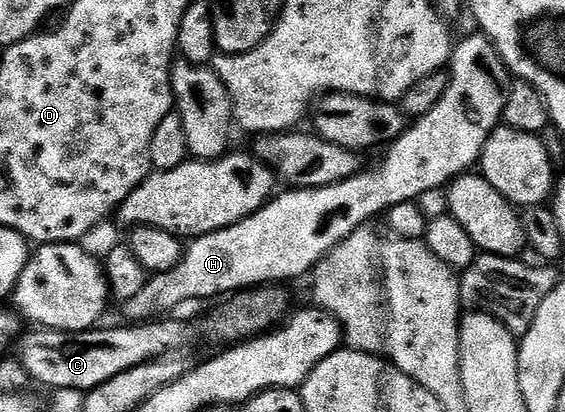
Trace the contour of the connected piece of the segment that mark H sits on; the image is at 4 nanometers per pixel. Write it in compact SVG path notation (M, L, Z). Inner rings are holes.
M466 37L462 41L461 48L456 47L452 51L452 57L449 64L450 70L453 68L451 72L451 80L447 88L444 90L441 98L436 102L435 105L432 106L431 110L428 112L427 115L421 117L416 122L416 124L414 121L414 123L408 125L406 132L404 132L402 136L398 138L398 140L390 143L386 147L386 150L384 151L384 153L386 153L385 159L377 163L375 166L371 168L370 166L366 167L365 169L359 171L352 177L349 177L341 182L335 182L331 186L288 189L291 191L283 195L282 193L280 193L279 195L276 195L275 197L271 198L268 204L261 207L261 209L252 212L252 214L248 216L248 218L241 219L239 223L235 223L231 227L221 228L219 231L215 231L212 234L202 235L200 236L200 238L194 239L194 241L192 241L190 245L188 245L186 249L184 249L183 259L179 261L179 263L177 264L177 268L173 268L167 274L156 274L154 276L148 277L141 290L137 292L137 294L133 296L132 299L129 299L125 302L125 308L127 308L127 314L129 317L131 317L131 320L151 320L154 319L156 316L166 315L163 314L166 312L166 310L171 310L174 308L174 306L181 305L182 302L191 302L194 300L194 298L216 297L215 299L218 299L220 296L230 296L234 294L236 290L246 290L248 288L254 288L260 285L268 285L269 283L277 284L285 280L297 278L305 273L307 273L308 275L314 269L315 265L325 257L325 255L331 254L332 251L334 251L336 247L341 245L341 243L343 243L345 239L348 239L353 232L362 229L368 223L366 222L367 220L381 213L381 215L384 215L385 213L388 213L393 207L401 205L402 203L416 201L417 199L420 199L419 196L429 193L430 190L435 190L443 185L443 187L446 187L456 178L462 177L463 174L468 173L474 167L472 165L474 163L476 165L482 159L484 146L488 142L488 138L492 134L492 132L496 129L498 125L500 125L500 122L502 121L503 117L503 110L506 106L505 92L503 92L502 94L497 94L497 98L495 98L495 100L489 100L489 98L491 98L491 94L489 94L489 92L491 92L491 90L495 88L495 84L499 82L497 78L502 75L501 71L506 69L506 66L503 63L503 59L501 58L500 60L495 60L496 56L493 56L494 52L473 52L473 50L475 50L475 48L473 48L473 46L475 46L475 42L477 42L477 40L471 40L470 38ZM333 216L335 216L333 223L330 224L329 230L325 230L324 226L327 220Z

